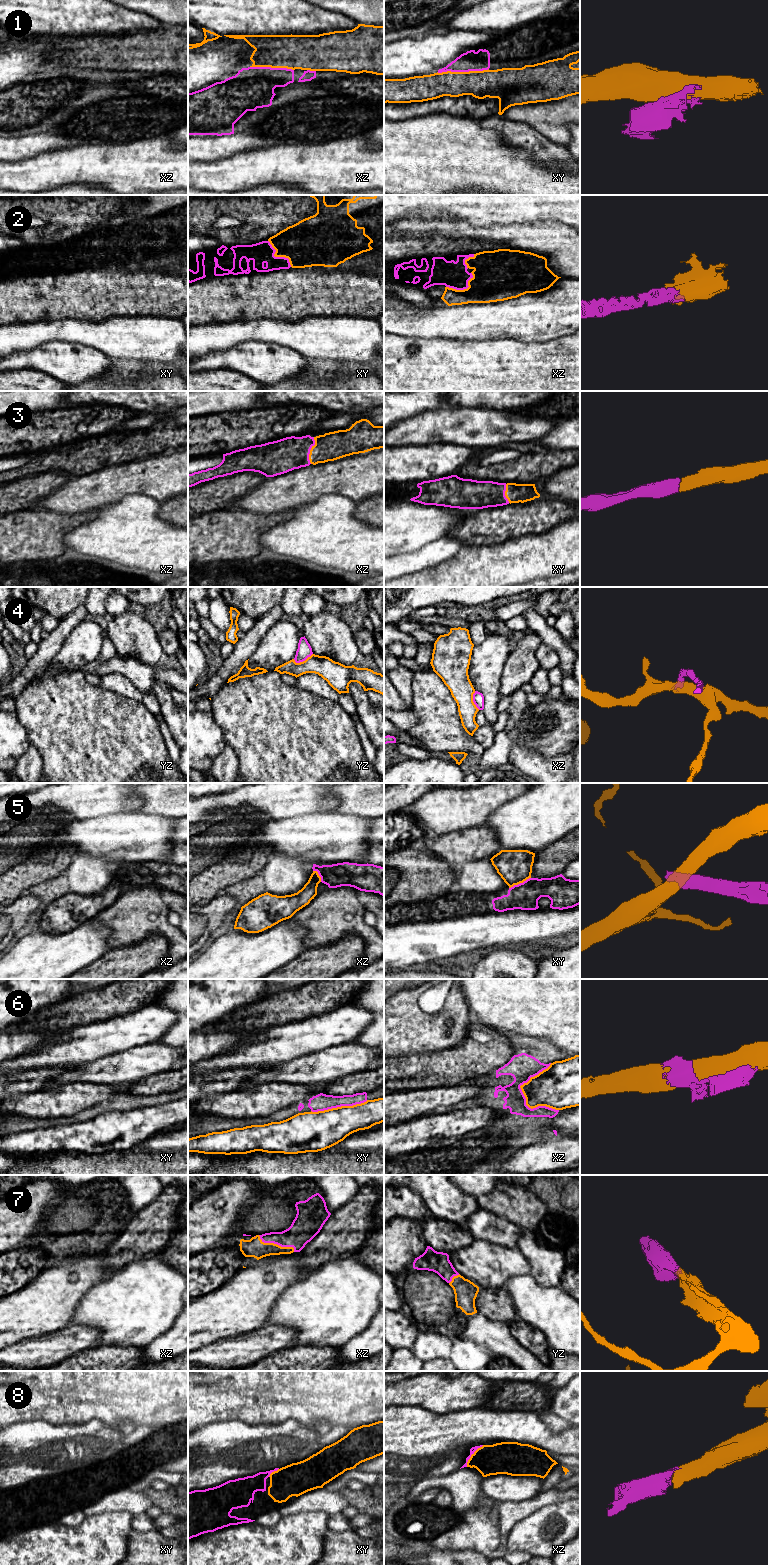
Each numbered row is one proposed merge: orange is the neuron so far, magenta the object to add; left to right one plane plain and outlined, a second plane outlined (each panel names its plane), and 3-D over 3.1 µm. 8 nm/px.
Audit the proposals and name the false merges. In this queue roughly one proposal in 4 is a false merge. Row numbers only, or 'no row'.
1, 4, 5, 6

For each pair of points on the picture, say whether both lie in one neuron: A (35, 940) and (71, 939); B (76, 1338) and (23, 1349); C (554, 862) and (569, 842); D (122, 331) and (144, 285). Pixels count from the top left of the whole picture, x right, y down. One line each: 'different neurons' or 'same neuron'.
A: same neuron
B: same neuron
C: same neuron
D: different neurons

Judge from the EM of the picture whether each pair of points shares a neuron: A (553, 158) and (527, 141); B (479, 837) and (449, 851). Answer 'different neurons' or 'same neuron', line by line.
A: same neuron
B: same neuron

